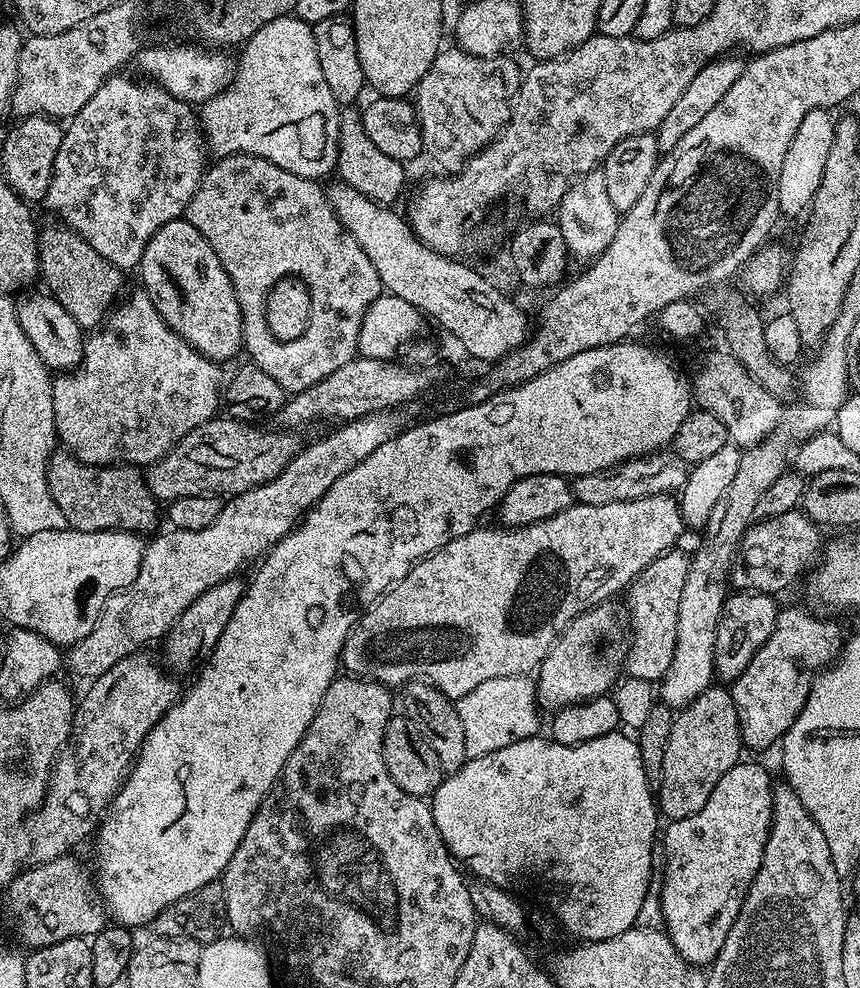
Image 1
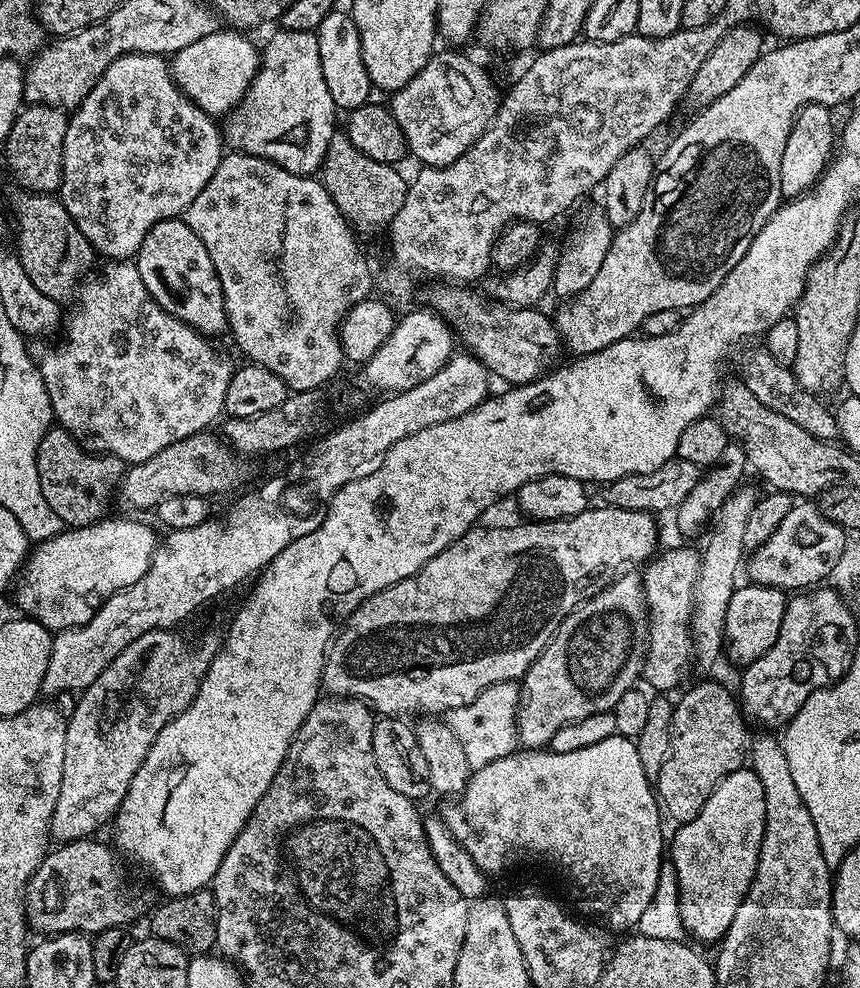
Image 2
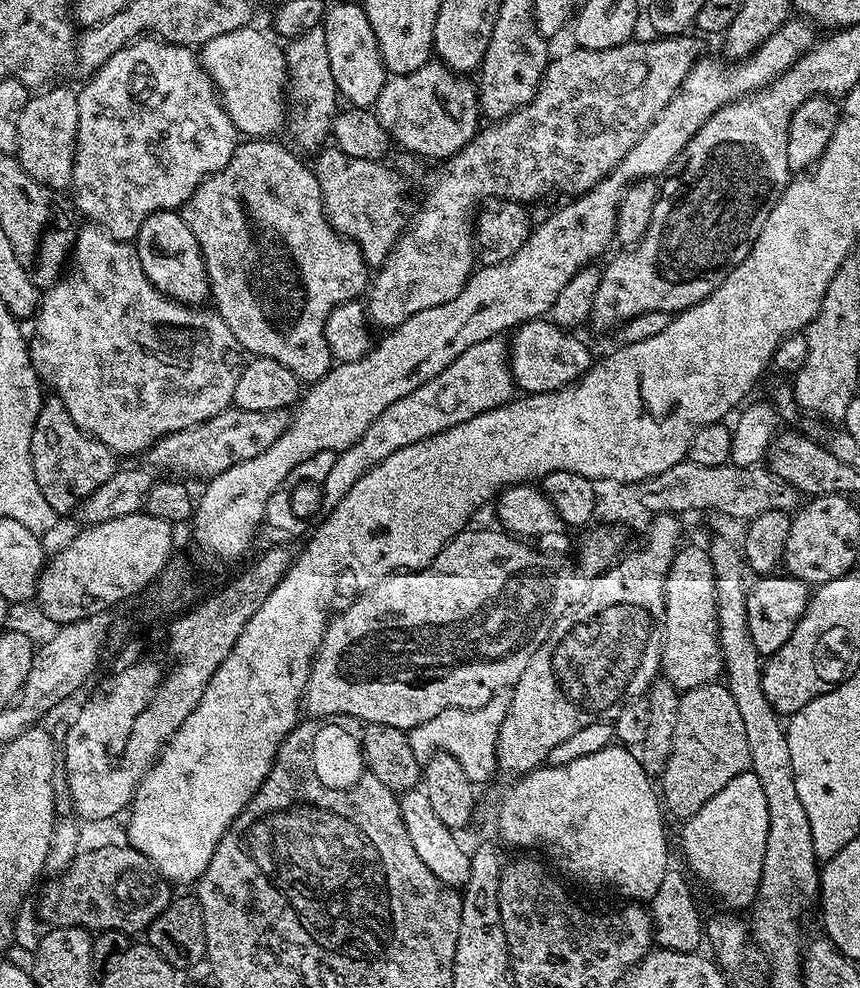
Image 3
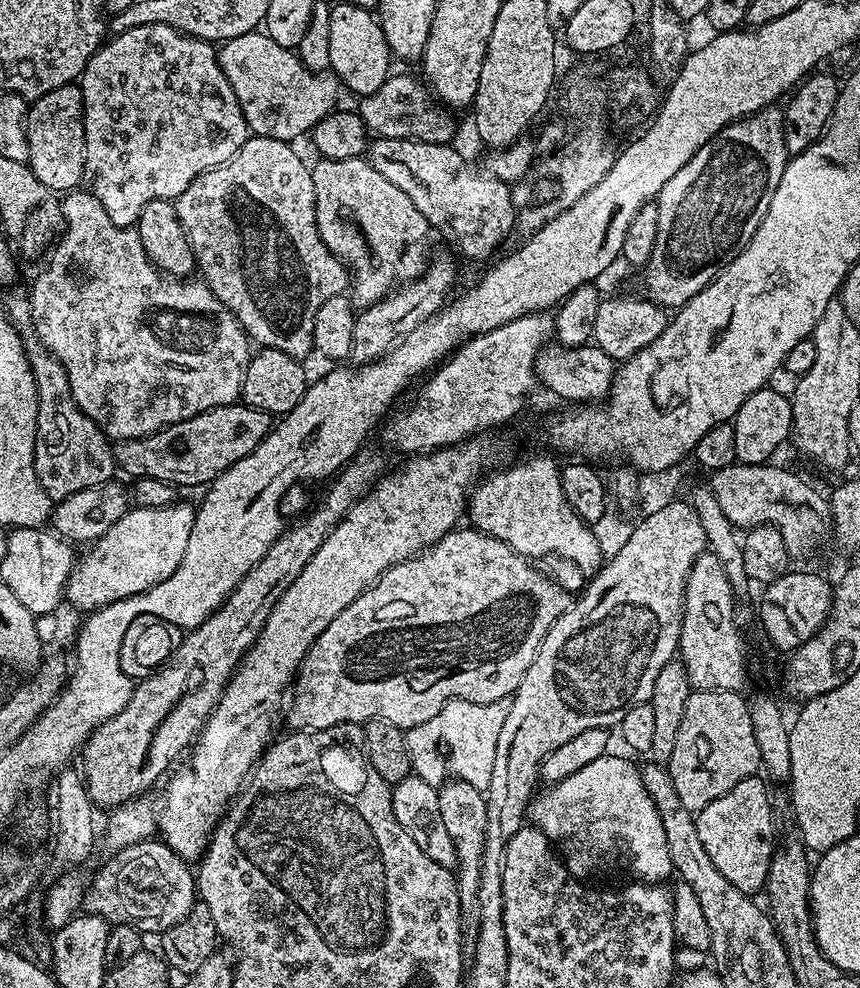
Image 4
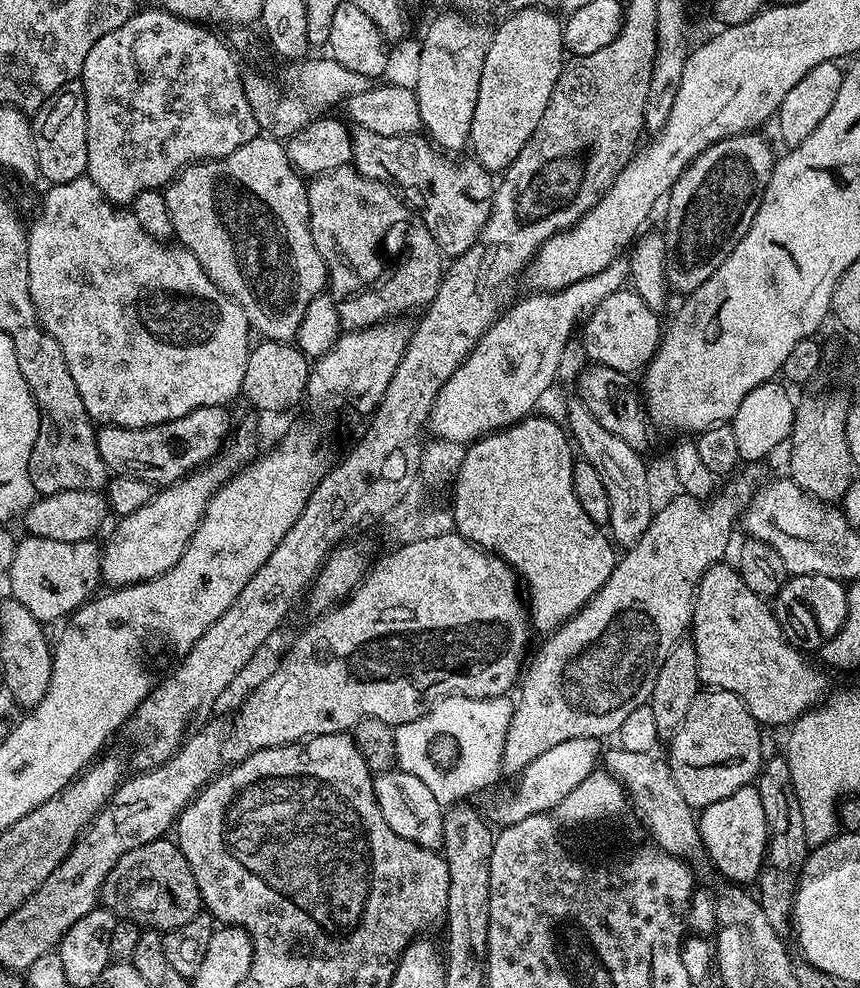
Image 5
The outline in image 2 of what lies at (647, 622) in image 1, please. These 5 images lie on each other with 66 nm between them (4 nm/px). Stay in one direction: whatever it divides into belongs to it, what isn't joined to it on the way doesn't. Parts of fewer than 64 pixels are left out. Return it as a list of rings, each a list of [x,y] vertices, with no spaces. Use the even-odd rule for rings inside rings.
[[[672,548],[662,552],[642,572],[644,597],[648,603],[648,656],[644,660],[642,680],[656,688],[652,690],[657,693],[668,694],[671,688],[679,689],[685,683],[688,663],[691,665],[694,660],[692,607],[696,601],[701,553],[692,548]]]

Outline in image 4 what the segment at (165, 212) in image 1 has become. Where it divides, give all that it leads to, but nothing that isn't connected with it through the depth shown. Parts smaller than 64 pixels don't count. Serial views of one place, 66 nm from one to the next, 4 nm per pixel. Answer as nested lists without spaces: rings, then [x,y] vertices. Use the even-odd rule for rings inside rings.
[[[165,24],[134,26],[111,38],[89,58],[78,81],[84,94],[84,184],[102,204],[102,210],[110,214],[110,222],[130,228],[150,202],[174,202],[194,178],[230,162],[248,141],[250,131],[239,100],[219,66],[217,49],[209,41],[185,36]]]

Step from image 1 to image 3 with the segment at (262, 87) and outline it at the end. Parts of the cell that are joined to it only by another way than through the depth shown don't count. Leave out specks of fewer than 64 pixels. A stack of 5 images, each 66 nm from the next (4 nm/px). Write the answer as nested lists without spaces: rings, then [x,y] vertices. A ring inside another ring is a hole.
[[[323,27],[310,30],[296,40],[287,41],[283,51],[287,64],[287,83],[290,85],[290,100],[292,104],[297,104],[296,111],[293,109],[290,114],[292,136],[304,148],[319,149],[325,143],[323,140],[329,139],[332,122],[338,111],[338,93],[334,86],[334,74],[330,74],[330,57],[326,55],[326,34]]]

